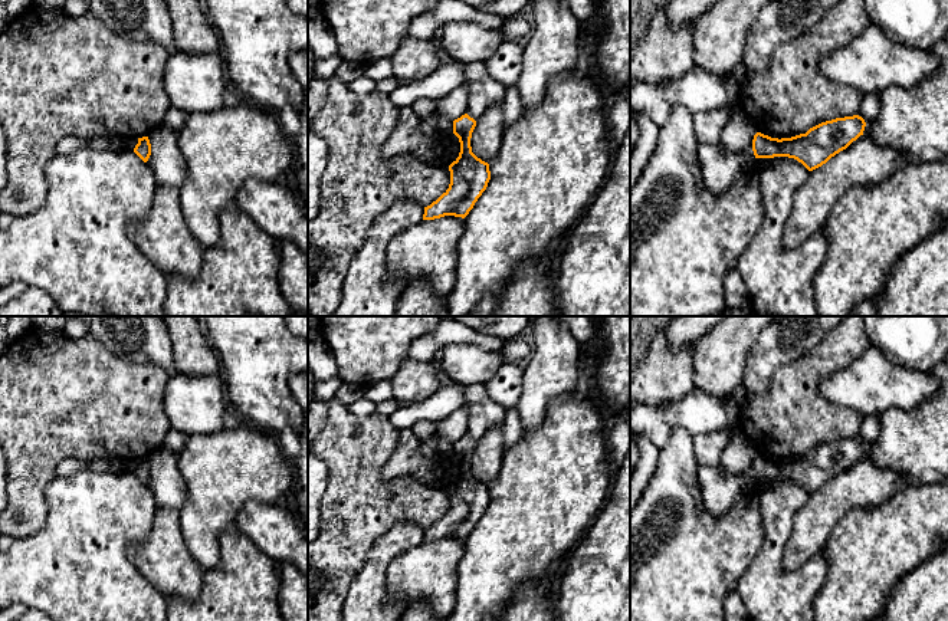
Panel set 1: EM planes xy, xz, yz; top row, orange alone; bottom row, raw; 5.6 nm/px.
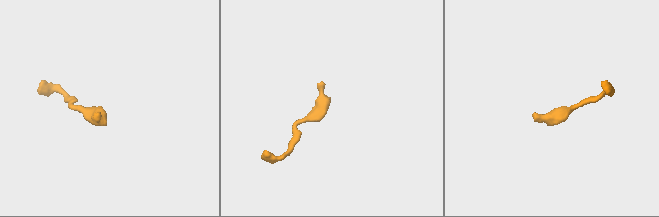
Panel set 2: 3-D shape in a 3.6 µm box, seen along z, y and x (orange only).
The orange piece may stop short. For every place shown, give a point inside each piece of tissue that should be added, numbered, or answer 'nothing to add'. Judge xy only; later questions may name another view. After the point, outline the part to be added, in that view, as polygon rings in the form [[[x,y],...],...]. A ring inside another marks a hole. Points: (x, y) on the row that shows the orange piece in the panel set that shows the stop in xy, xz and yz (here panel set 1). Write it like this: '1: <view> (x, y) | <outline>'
nothing to add

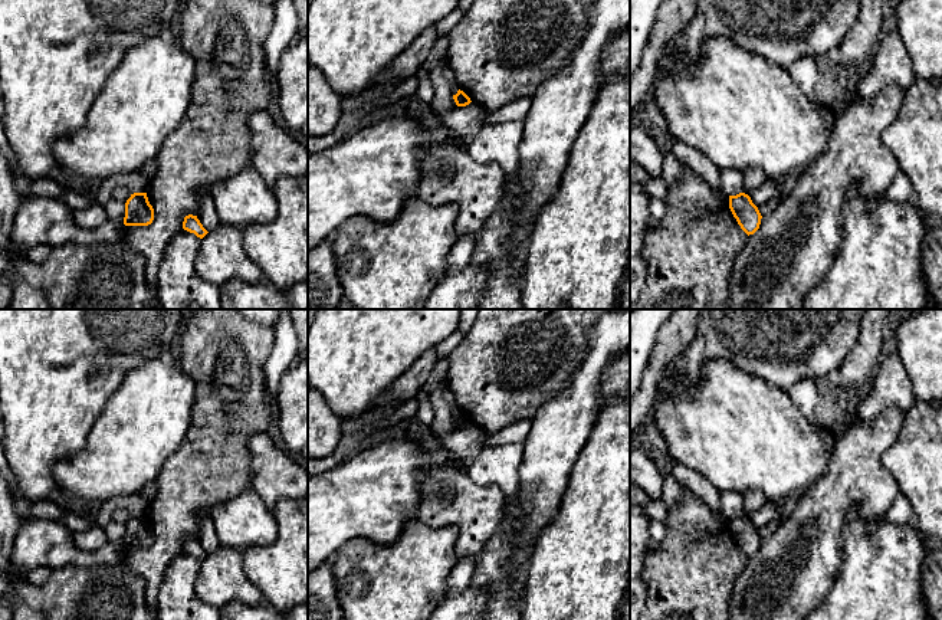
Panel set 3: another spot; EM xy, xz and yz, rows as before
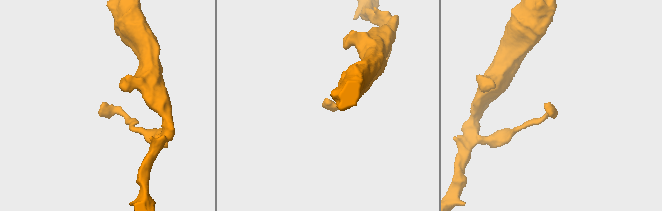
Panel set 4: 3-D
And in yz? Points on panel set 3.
nothing to add

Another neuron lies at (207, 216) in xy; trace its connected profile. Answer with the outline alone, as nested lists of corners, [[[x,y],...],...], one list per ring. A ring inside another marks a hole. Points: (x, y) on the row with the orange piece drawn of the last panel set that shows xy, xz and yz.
[[[204,194],[198,204],[197,219],[207,232],[217,229],[221,222],[216,213],[216,206],[210,194]]]

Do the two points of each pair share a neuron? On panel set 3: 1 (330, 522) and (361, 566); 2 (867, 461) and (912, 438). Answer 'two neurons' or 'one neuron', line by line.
1: two neurons
2: two neurons

